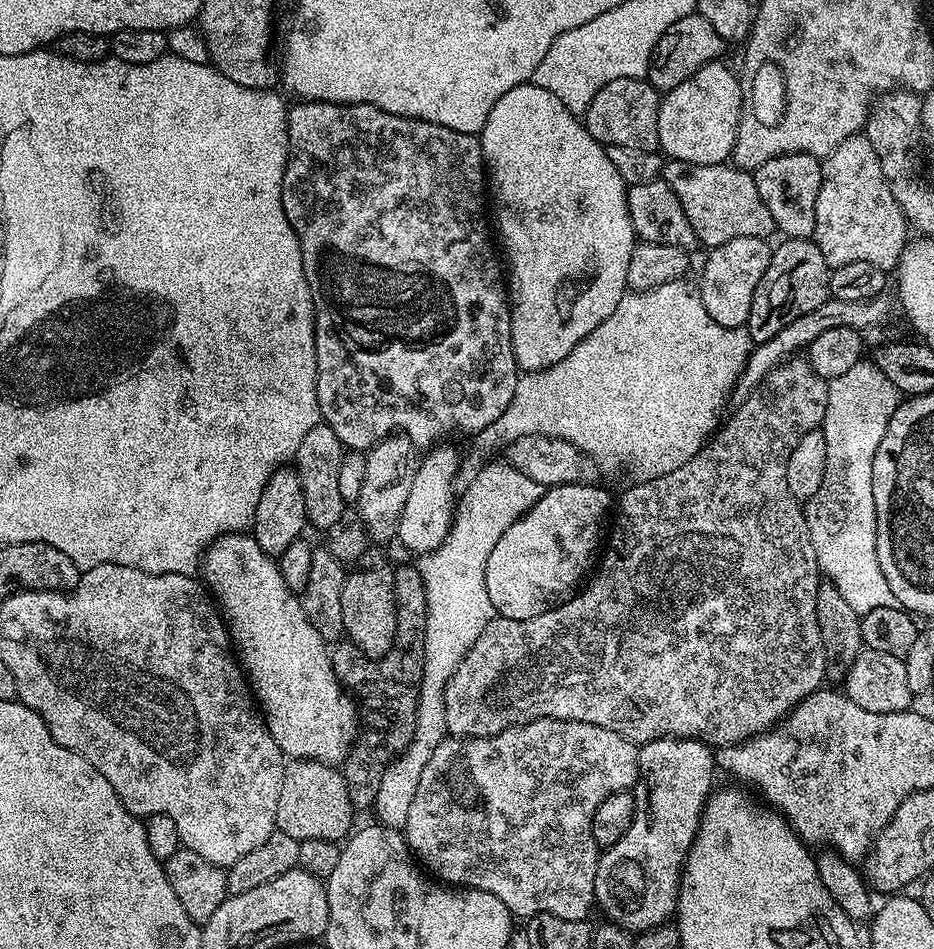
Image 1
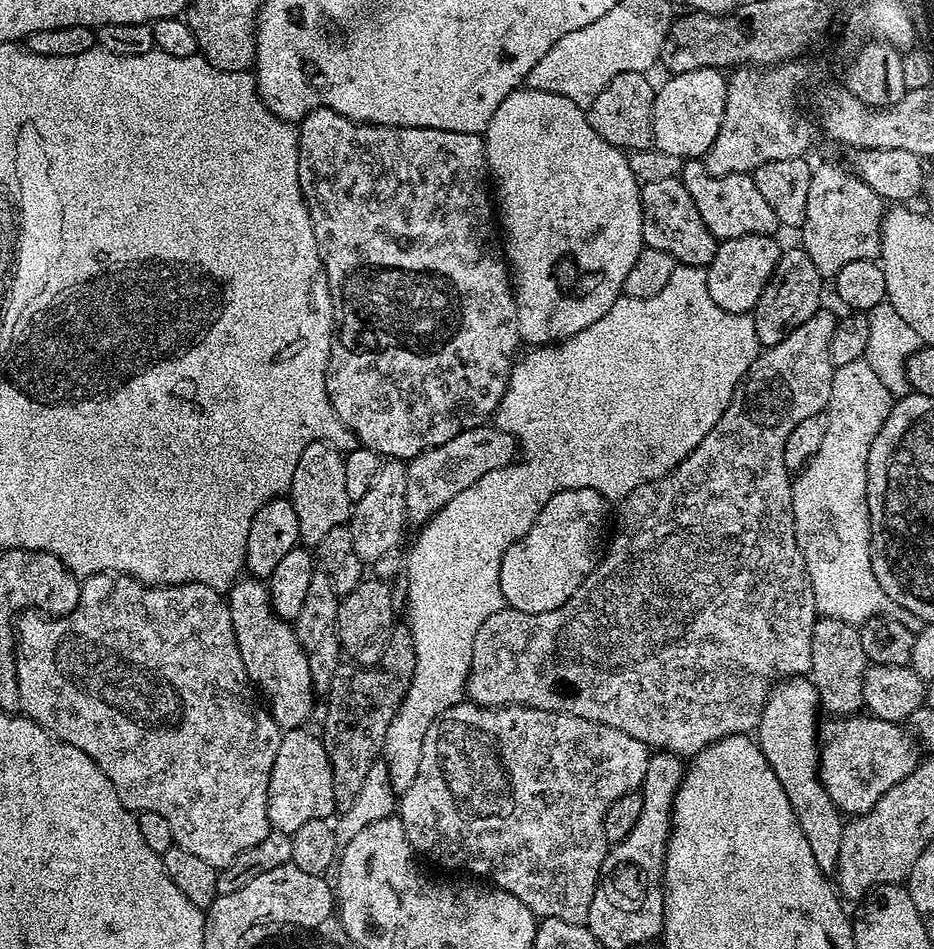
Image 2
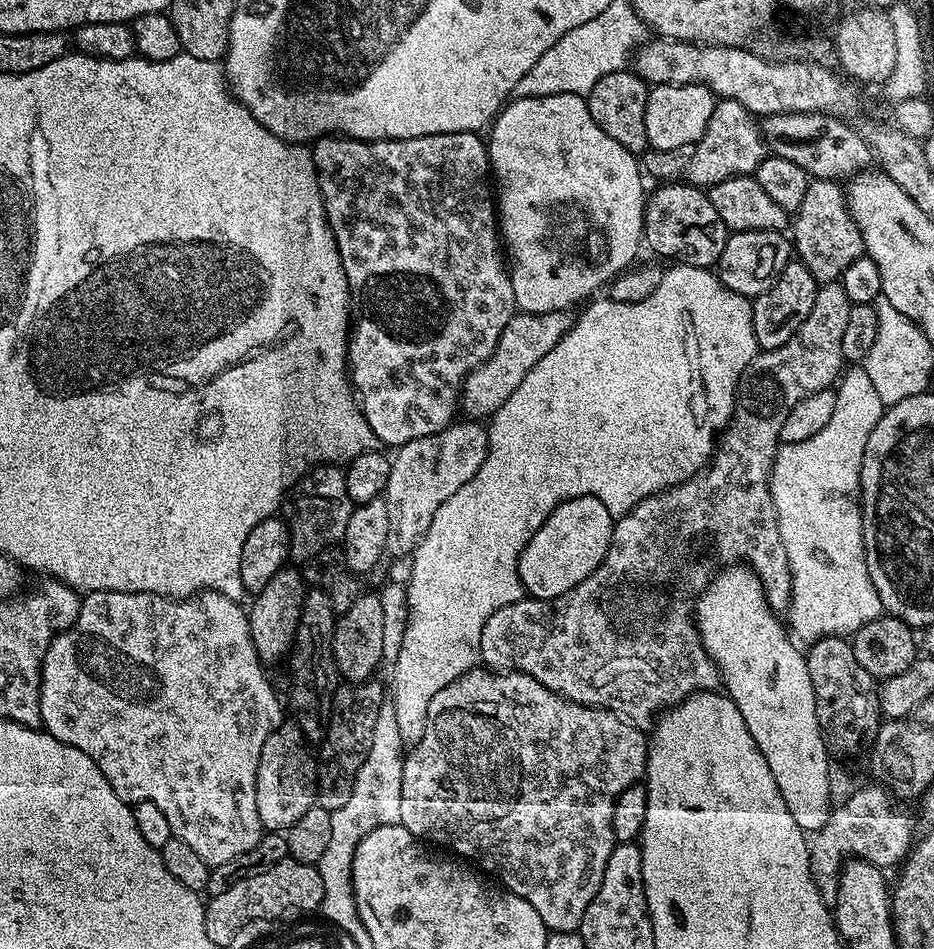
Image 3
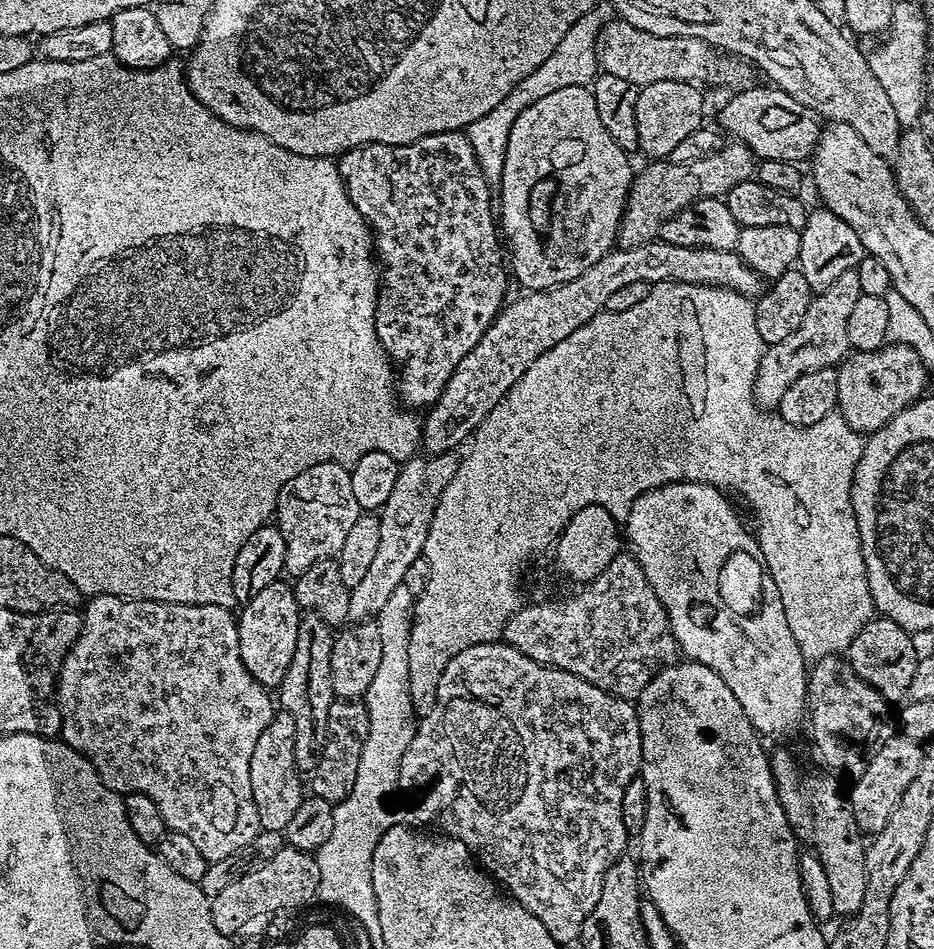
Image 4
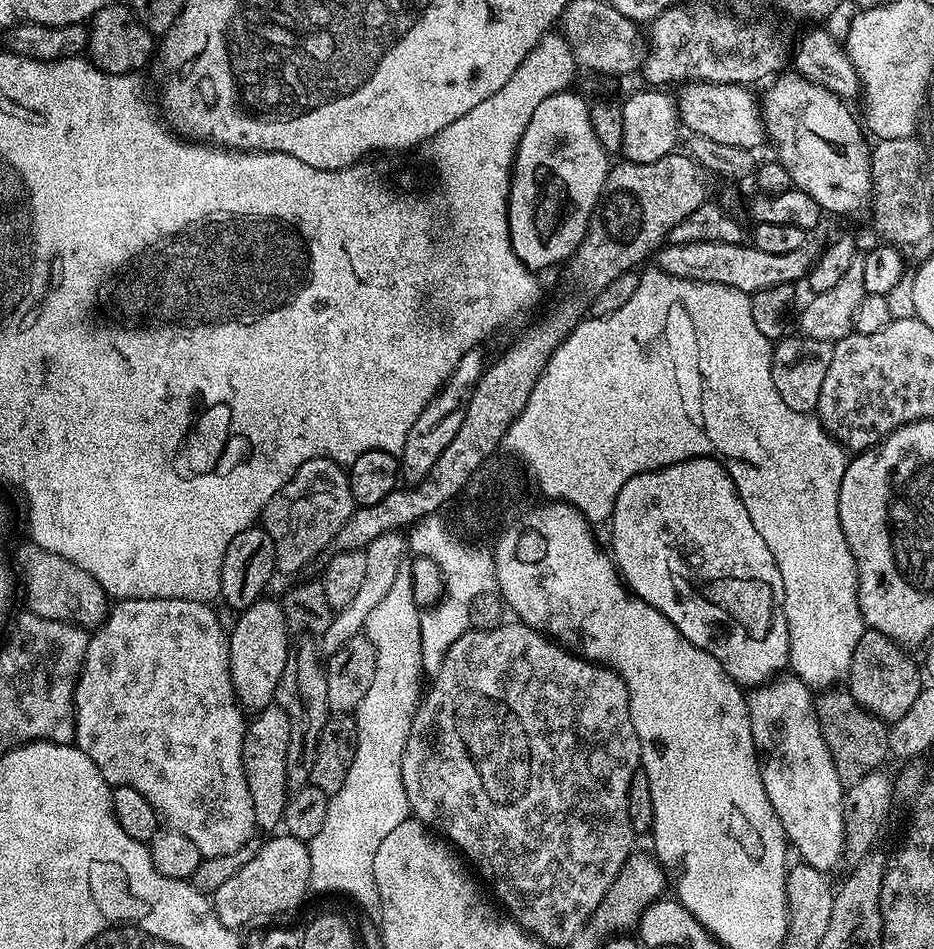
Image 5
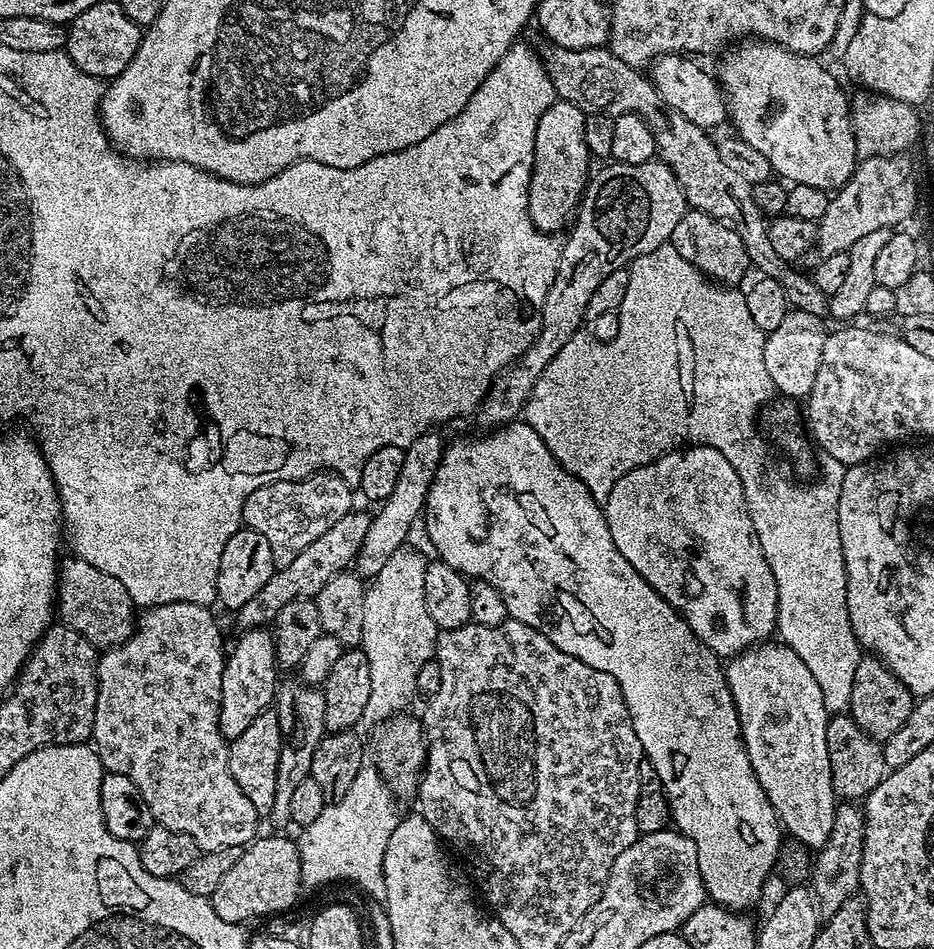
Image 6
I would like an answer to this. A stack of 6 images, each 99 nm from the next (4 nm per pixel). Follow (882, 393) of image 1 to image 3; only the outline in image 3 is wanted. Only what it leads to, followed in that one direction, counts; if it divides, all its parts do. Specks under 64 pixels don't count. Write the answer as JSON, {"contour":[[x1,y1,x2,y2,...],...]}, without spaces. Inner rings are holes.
{"contour":[[862,366,849,367,843,373,835,393,834,414,830,422,826,422,814,438,806,438,806,442,781,444,776,449,776,461,772,476,768,479,774,510,778,514,778,534,782,534,782,546,792,571,792,603,786,612,787,623,791,631,805,642,820,640,824,636,851,637,884,612,878,590,874,590,874,582,866,566,860,513,860,475,870,430,874,430,874,426,878,426,884,417,886,406]]}

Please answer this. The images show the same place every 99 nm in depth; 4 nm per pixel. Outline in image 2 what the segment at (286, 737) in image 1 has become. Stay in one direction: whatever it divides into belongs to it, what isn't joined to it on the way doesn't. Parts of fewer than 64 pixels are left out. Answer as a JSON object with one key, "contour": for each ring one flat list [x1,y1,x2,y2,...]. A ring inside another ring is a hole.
{"contour":[[241,578,228,589,226,599,238,650,242,654,242,666,246,666,246,674,253,685,266,697,277,726,287,730,307,725,314,695,310,662,298,642,295,627,287,619,279,618,272,608,267,583,260,578]]}

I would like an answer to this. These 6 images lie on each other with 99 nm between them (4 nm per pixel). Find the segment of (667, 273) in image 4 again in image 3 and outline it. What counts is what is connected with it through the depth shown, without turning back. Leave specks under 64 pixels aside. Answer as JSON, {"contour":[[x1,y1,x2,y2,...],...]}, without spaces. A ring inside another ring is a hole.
{"contour":[[571,311,547,312,537,316,520,312,513,316,506,330,502,330,494,354,490,354,484,364,479,364,464,379,464,387,460,389,459,411,477,422,491,418,502,406,502,402,506,402,506,398,510,398,510,394,518,390,518,382,522,382,522,378,526,378,532,367,542,362,542,358,546,358,546,354,550,354,554,346,558,346,558,342,572,329,573,323]]}

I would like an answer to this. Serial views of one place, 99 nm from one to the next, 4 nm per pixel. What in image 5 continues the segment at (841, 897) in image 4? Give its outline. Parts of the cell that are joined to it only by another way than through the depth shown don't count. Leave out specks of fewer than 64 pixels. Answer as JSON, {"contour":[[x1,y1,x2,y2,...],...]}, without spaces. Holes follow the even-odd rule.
{"contour":[[781,674,761,684,748,696,748,714,754,734,754,742,760,757,760,773,766,786,766,798,782,822,784,837,803,863,814,866,814,870,825,874,845,859,844,851,844,793,845,785,840,783,838,770,834,770,834,758,826,746,826,738,820,733,820,723,816,717,813,689,807,688,797,676]]}

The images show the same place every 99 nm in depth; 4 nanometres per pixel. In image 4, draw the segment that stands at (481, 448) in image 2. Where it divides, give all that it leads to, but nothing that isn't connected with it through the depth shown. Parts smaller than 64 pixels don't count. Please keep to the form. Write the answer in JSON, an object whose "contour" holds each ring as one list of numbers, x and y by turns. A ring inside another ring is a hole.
{"contour":[[452,452,419,455,409,455,408,459,400,464,400,473,394,482,394,490,390,490,390,498,384,503,384,507,379,509,378,550,374,550,374,559,371,560,367,573,362,577,362,582,358,582,358,586,354,586,350,590,349,621,359,622,376,617,382,610,382,605,390,598,391,592,398,590,398,586,403,584,406,578,406,569,414,563,414,558,424,554,426,534,434,516,434,510,438,506,442,490,446,490,446,486,450,486,450,478,454,478,460,460]]}

